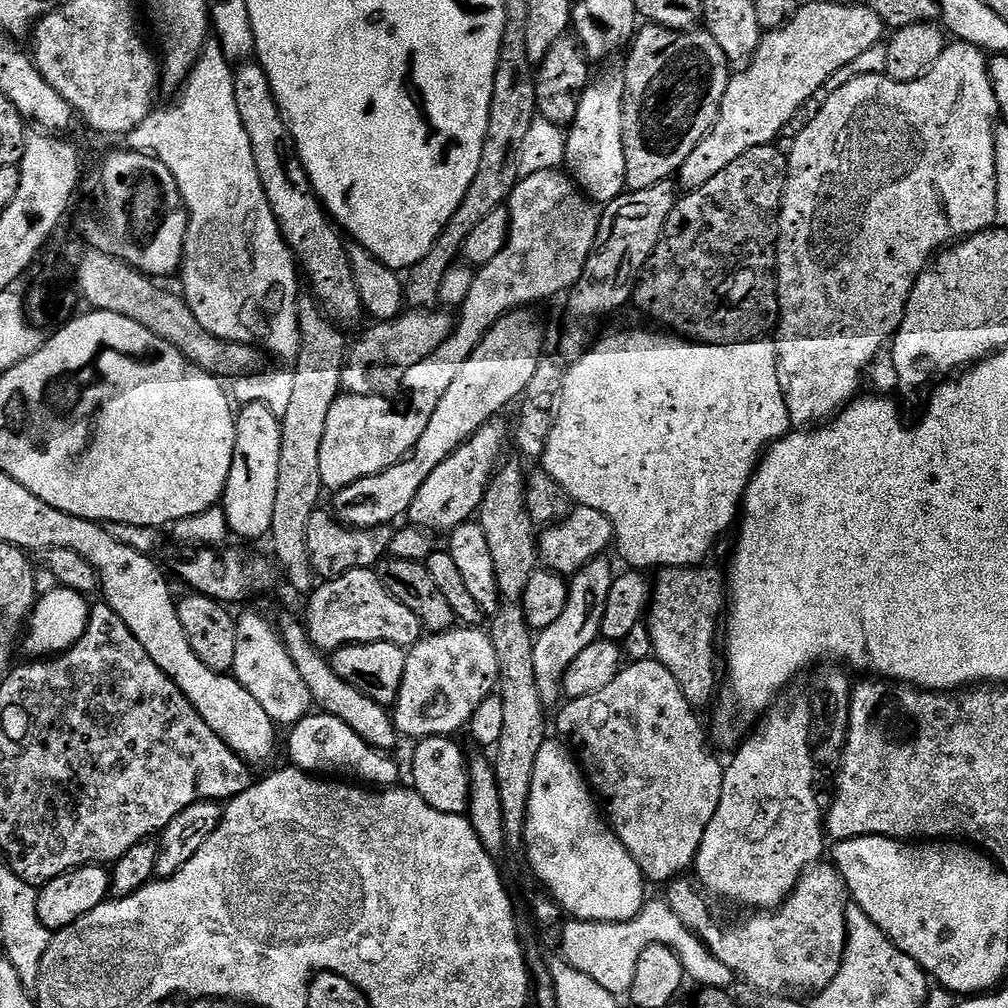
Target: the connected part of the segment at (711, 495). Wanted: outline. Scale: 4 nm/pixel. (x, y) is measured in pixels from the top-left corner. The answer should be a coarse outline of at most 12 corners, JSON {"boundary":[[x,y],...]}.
{"boundary":[[620,332],[543,471],[636,570],[703,565],[788,435],[776,346]]}

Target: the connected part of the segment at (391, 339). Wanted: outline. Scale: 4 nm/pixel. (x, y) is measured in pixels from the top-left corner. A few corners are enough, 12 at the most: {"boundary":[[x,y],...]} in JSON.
{"boundary":[[444,310],[373,323],[350,348],[355,395],[380,394],[452,336]]}

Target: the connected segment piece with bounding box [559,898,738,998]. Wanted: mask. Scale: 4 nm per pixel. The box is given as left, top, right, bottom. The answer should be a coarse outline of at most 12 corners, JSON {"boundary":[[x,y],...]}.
{"boundary":[[649,899],[633,920],[569,919],[559,951],[617,998],[638,957],[664,944],[689,981],[728,990],[735,972]]}

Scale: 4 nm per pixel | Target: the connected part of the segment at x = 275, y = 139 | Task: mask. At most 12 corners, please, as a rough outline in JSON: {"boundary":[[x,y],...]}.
{"boundary":[[263,66],[234,102],[262,190],[324,315],[362,309],[345,237],[296,155]]}

